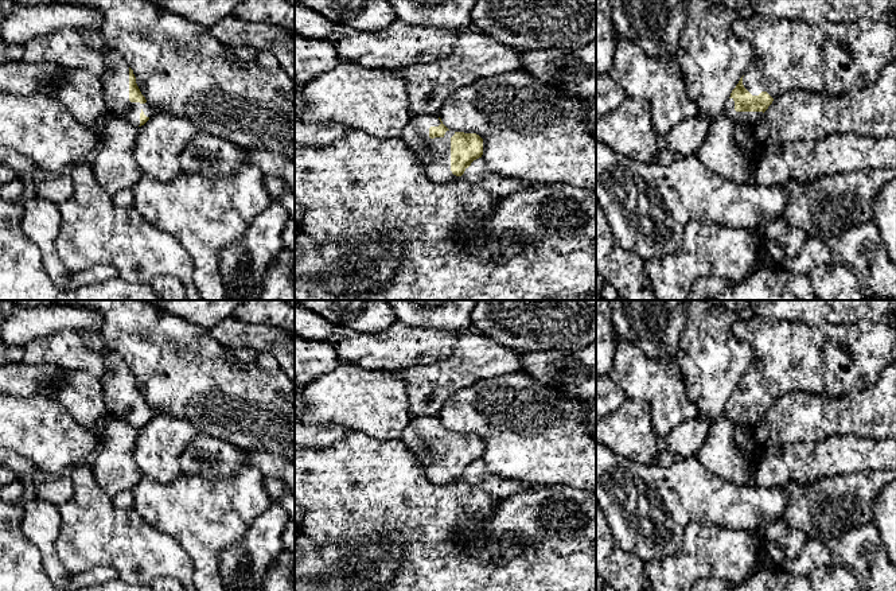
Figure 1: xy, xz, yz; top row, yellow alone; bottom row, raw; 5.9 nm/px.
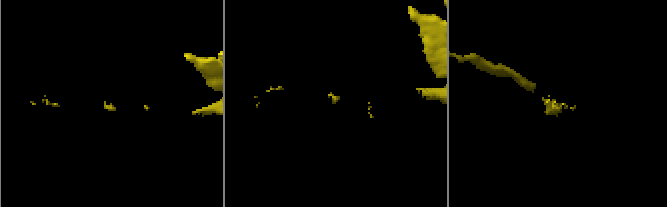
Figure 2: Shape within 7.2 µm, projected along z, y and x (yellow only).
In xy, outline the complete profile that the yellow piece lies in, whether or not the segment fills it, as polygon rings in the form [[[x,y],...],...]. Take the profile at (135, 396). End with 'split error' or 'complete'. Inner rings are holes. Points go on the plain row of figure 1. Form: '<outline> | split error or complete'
[[[106,354],[105,374],[100,378],[106,411],[132,427],[141,428],[156,411],[141,396],[133,372],[117,354]]] | split error

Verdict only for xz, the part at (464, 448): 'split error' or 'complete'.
split error

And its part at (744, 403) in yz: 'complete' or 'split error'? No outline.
split error

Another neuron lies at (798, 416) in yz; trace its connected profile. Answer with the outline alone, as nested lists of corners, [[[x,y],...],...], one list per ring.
[[[896,362],[879,376],[873,385],[837,397],[807,392],[790,392],[774,400],[772,405],[752,427],[753,436],[763,450],[787,443],[813,443],[833,435],[856,435],[864,439],[884,440],[896,435]]]

